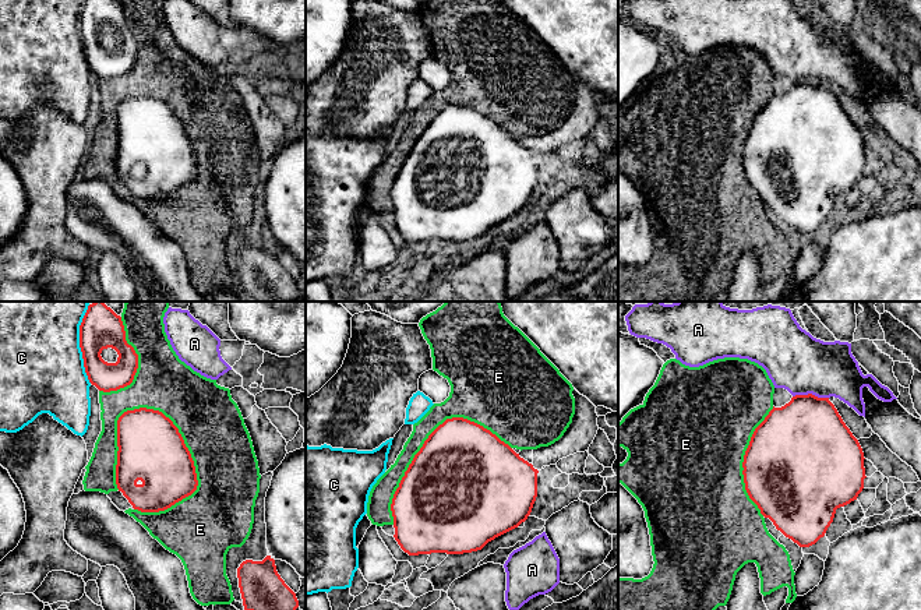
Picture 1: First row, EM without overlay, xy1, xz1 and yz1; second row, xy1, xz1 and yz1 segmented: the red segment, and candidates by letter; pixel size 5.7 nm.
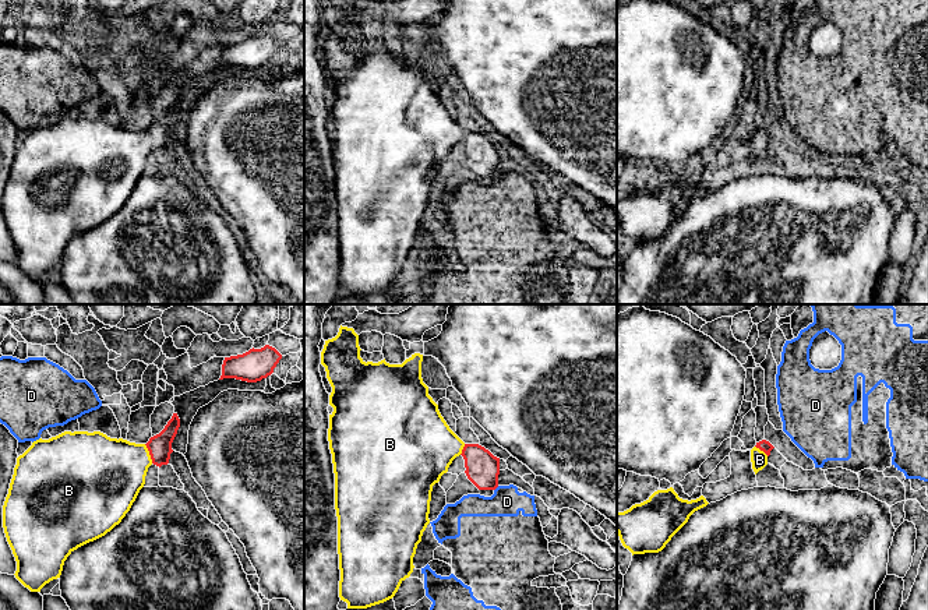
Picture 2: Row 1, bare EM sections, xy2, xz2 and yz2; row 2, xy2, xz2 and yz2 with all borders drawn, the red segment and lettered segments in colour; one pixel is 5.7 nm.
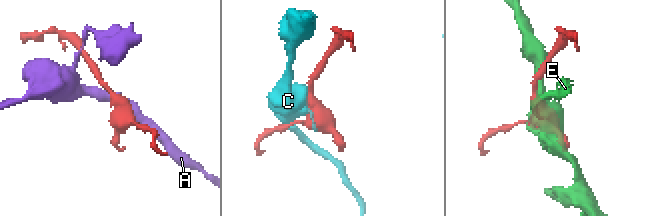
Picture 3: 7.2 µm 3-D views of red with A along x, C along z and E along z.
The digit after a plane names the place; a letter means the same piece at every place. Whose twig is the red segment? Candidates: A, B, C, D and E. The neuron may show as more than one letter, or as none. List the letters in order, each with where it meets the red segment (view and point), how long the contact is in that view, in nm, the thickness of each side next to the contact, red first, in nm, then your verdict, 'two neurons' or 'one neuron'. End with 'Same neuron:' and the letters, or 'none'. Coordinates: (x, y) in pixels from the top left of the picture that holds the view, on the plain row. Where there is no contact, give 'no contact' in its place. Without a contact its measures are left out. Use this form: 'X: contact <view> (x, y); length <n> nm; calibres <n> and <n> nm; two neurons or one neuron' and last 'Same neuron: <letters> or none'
A: contact yz1 (811, 81); length 200 nm; calibres 460 and 340 nm; two neurons
B: contact xy2 (150, 141); length 120 nm; calibres 140 and 400 nm; one neuron
C: contact xy1 (80, 34); length 400 nm; calibres 220 and 480 nm; two neurons
D: contact xz2 (496, 175); length 40 nm; calibres 190 and 180 nm; two neurons
E: contact xy1 (194, 157); length 650 nm; calibres 360 and 360 nm; two neurons
Same neuron: B

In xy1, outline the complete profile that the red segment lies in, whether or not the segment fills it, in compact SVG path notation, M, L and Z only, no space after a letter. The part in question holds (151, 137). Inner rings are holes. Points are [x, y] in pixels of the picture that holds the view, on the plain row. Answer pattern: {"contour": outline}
{"contour": "M140 95L117 107L116 172L134 197L159 200L198 173L179 116L162 99Z"}

